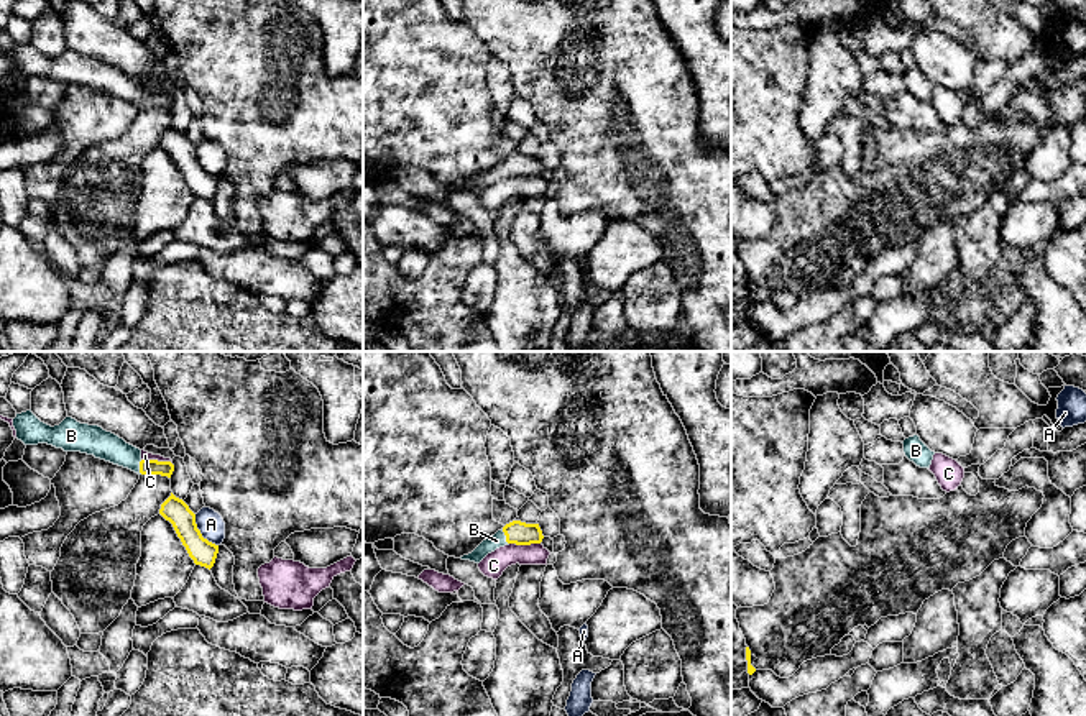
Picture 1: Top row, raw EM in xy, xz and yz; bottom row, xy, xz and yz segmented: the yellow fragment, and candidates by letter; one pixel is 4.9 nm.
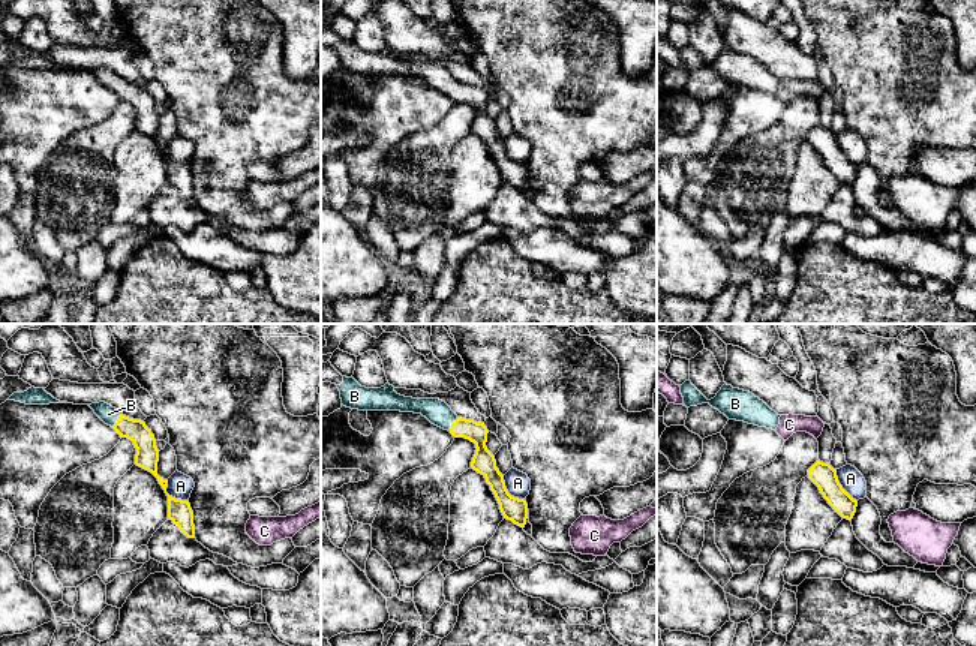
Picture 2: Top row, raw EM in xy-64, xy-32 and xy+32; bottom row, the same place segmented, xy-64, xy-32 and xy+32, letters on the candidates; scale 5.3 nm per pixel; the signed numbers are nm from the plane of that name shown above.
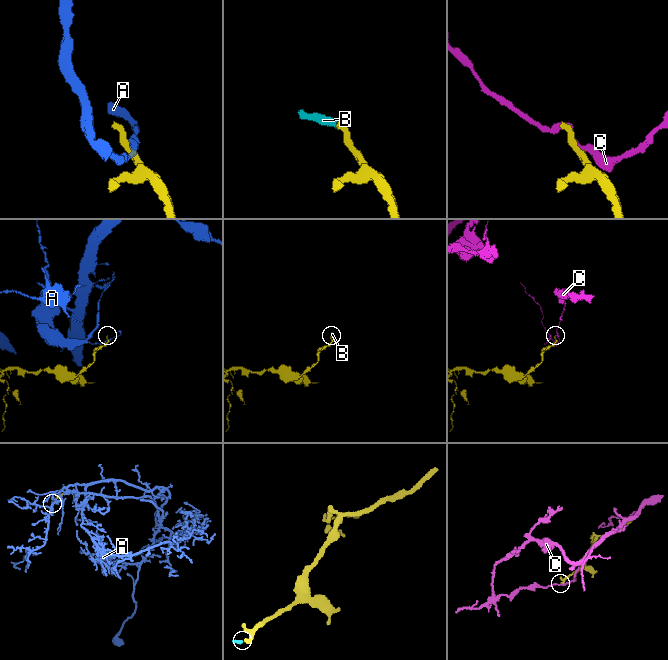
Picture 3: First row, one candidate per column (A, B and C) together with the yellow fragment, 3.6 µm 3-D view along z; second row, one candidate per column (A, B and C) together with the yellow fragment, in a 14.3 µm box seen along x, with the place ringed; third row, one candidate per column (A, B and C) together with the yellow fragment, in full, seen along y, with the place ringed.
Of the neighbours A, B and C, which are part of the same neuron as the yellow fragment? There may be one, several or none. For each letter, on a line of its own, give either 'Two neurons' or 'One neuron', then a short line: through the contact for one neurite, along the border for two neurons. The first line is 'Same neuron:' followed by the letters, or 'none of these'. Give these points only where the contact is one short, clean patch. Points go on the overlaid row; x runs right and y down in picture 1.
Same neuron: B
A: Two neurons. Line: xy (194, 514), (199, 532), (217, 546)
B: One neuron. Line: xz (518, 532), (506, 537), (496, 541)
C: Two neurons. Line: xy (142, 458), (168, 460), (171, 463)

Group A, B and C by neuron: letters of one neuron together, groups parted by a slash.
A / B / C

